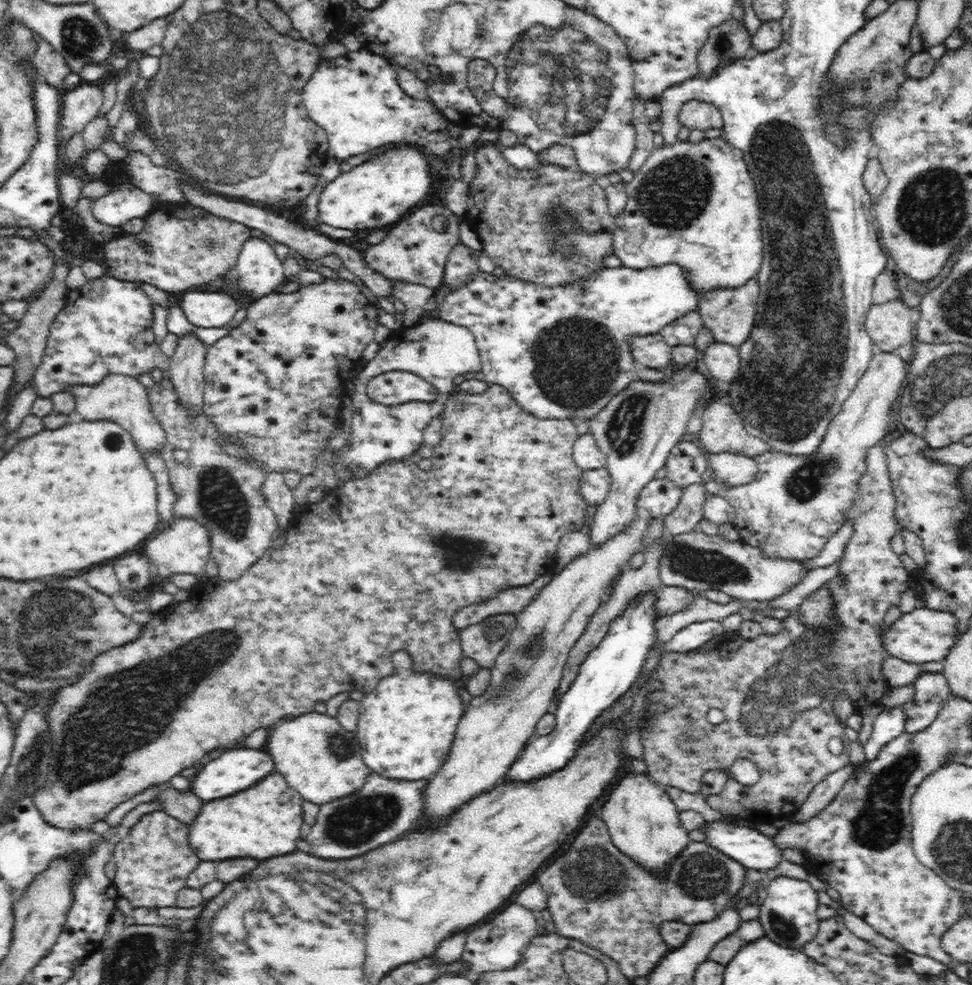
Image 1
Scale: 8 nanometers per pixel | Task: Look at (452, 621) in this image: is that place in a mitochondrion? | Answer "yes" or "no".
no

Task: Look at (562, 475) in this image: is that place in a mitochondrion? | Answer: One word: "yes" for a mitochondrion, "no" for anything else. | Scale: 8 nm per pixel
no

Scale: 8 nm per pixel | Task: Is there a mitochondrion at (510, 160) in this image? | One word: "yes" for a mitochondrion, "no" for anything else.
no

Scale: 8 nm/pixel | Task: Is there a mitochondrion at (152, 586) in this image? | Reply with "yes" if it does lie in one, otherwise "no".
no

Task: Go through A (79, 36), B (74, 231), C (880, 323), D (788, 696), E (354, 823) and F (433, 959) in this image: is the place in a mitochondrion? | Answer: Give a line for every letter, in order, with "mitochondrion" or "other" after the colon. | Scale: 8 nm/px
A: mitochondrion
B: other
C: other
D: mitochondrion
E: mitochondrion
F: other

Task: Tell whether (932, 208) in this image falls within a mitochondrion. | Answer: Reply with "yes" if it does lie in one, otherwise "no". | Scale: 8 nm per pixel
yes

